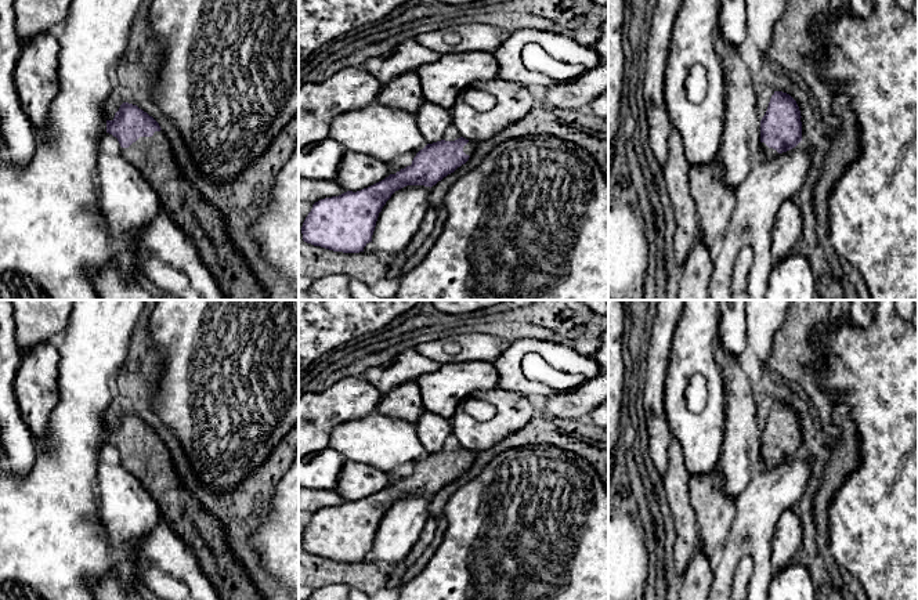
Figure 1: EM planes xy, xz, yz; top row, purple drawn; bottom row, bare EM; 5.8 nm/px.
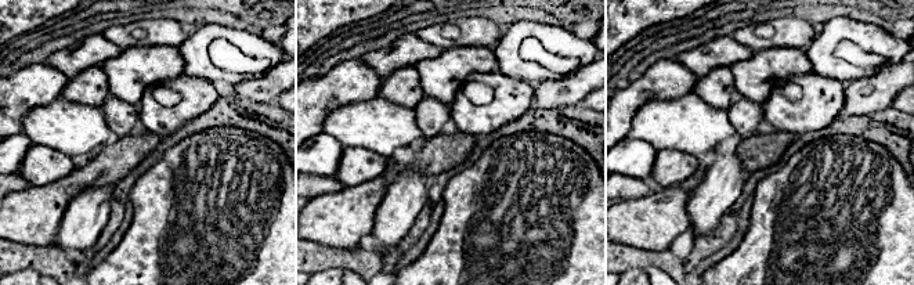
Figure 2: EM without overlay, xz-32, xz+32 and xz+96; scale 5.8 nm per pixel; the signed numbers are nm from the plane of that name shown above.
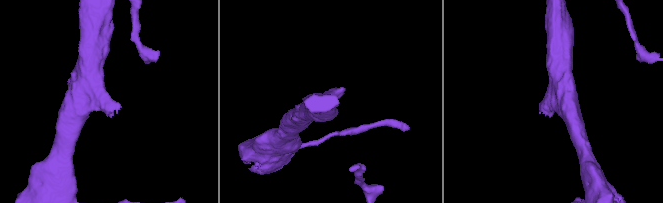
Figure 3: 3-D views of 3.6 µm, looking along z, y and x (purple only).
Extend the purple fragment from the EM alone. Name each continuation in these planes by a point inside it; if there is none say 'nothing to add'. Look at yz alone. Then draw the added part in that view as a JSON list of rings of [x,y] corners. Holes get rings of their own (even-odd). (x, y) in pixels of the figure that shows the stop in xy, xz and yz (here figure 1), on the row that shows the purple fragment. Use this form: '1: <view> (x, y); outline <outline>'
1: yz (767, 152); outline [[[760,142],[760,149],[763,151],[765,159],[774,159],[778,156],[778,152],[773,148],[769,148],[765,142]]]

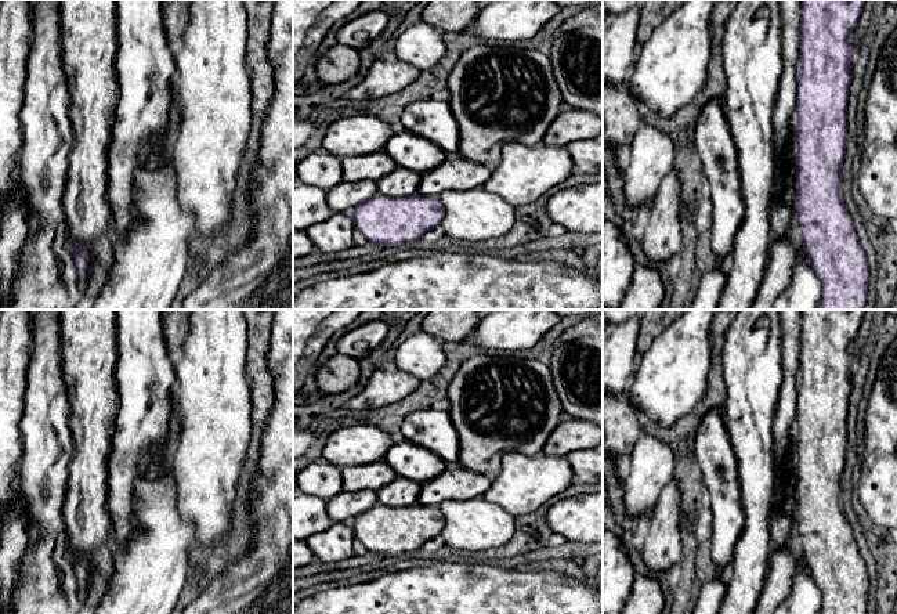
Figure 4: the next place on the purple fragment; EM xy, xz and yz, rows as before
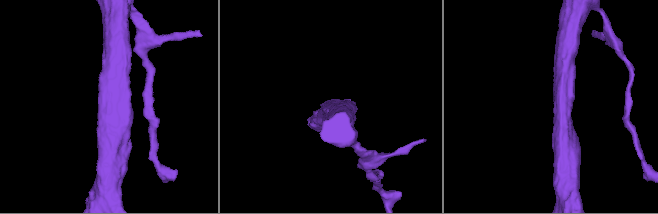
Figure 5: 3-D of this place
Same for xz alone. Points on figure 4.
nothing to add

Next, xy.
nothing to add

